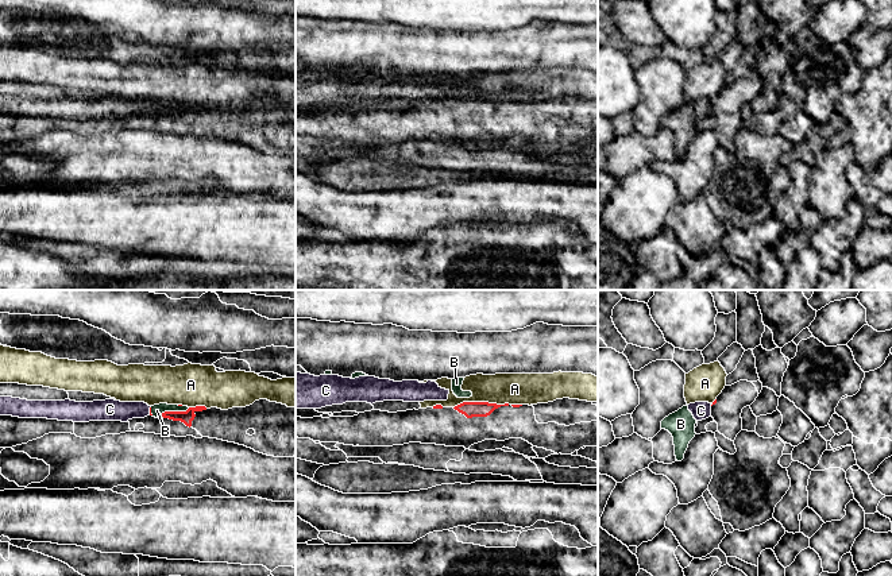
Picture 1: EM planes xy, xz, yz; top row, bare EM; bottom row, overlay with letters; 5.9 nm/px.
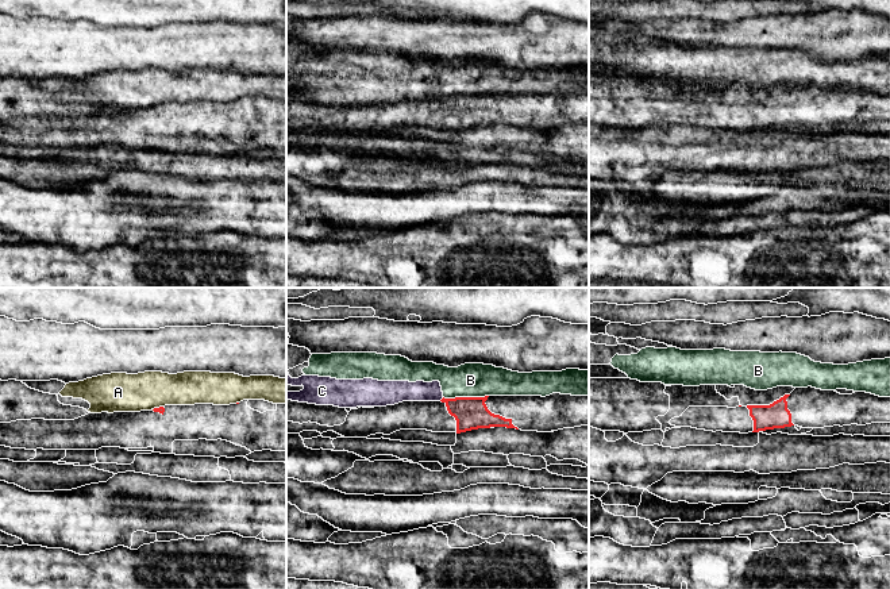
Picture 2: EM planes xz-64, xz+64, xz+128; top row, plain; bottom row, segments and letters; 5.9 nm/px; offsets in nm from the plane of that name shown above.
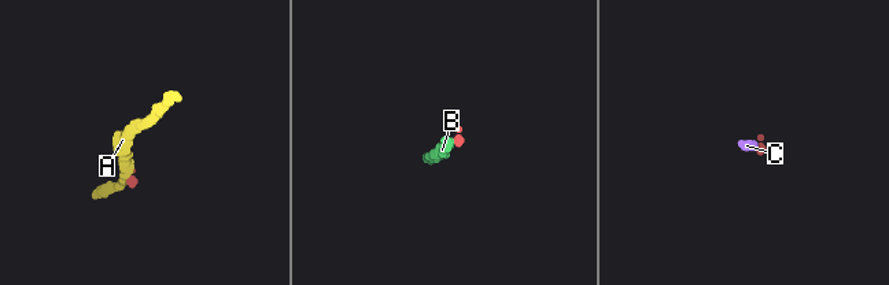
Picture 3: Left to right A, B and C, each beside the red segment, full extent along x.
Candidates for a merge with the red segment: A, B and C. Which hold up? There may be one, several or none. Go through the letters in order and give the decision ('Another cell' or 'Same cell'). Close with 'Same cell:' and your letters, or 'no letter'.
A: Another cell
B: Another cell
C: Another cell
Same cell: no letter

